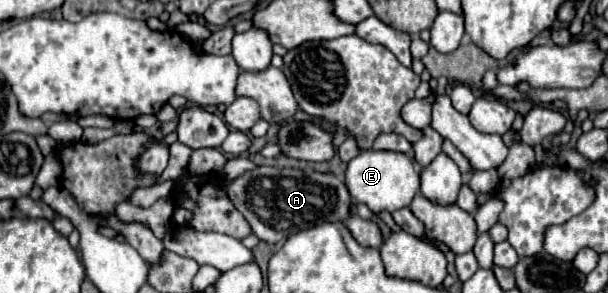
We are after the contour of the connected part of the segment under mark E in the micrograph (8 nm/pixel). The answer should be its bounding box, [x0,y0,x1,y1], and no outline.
[346,150,420,214]

